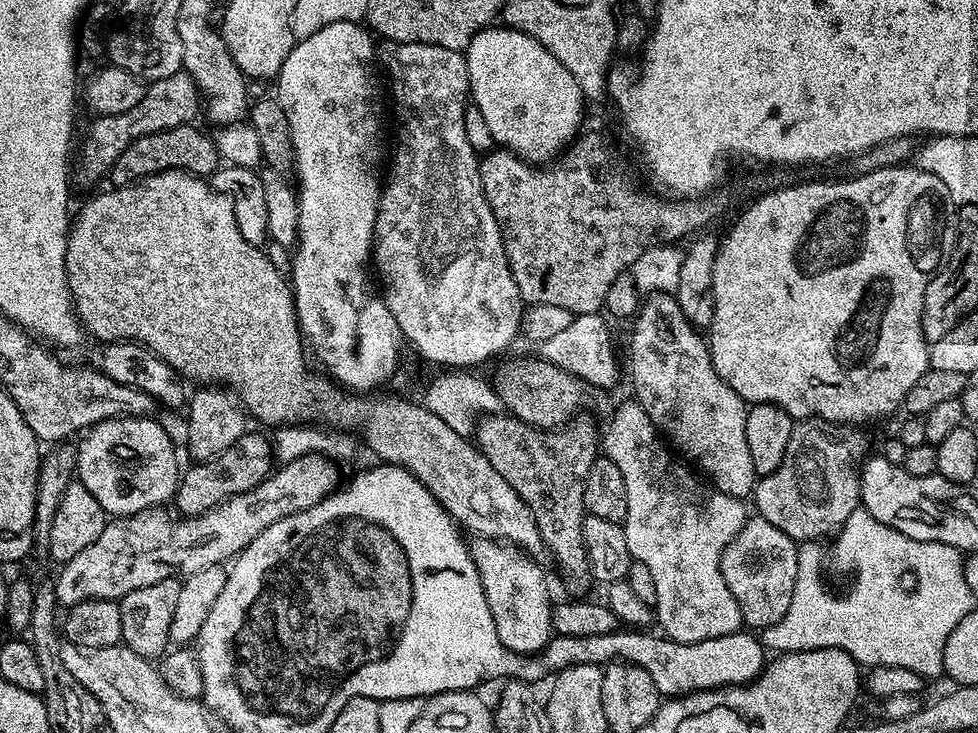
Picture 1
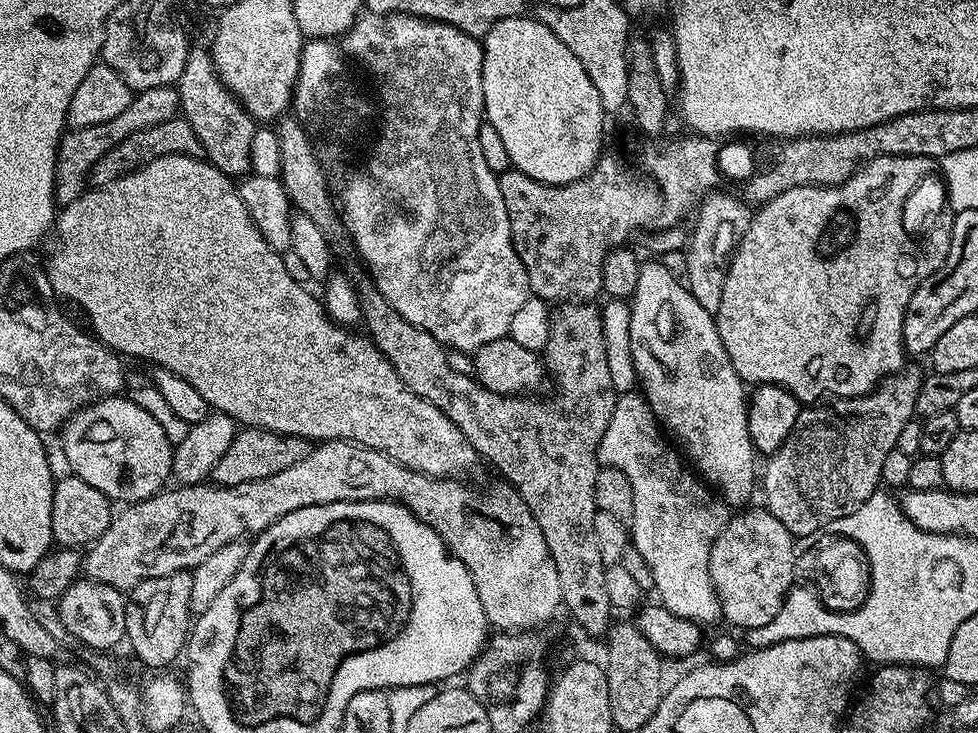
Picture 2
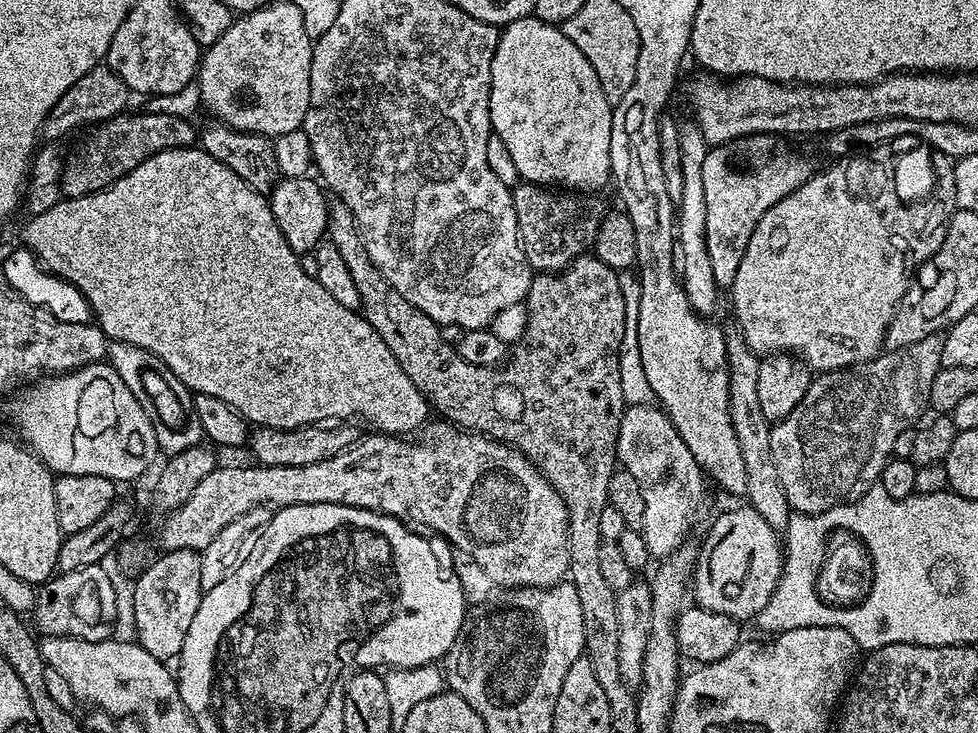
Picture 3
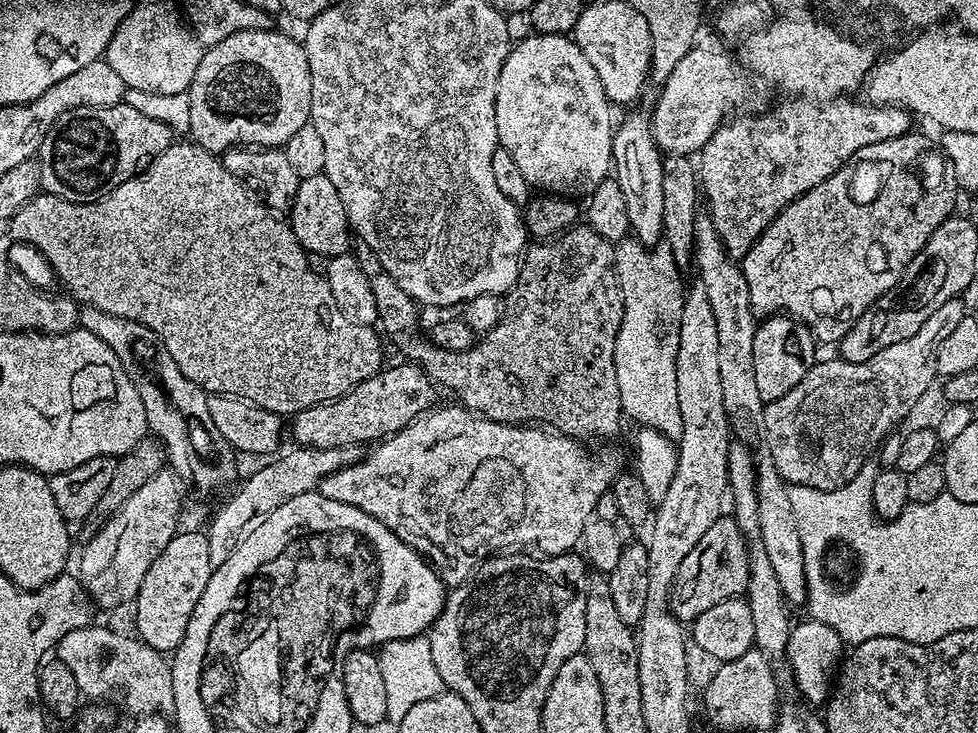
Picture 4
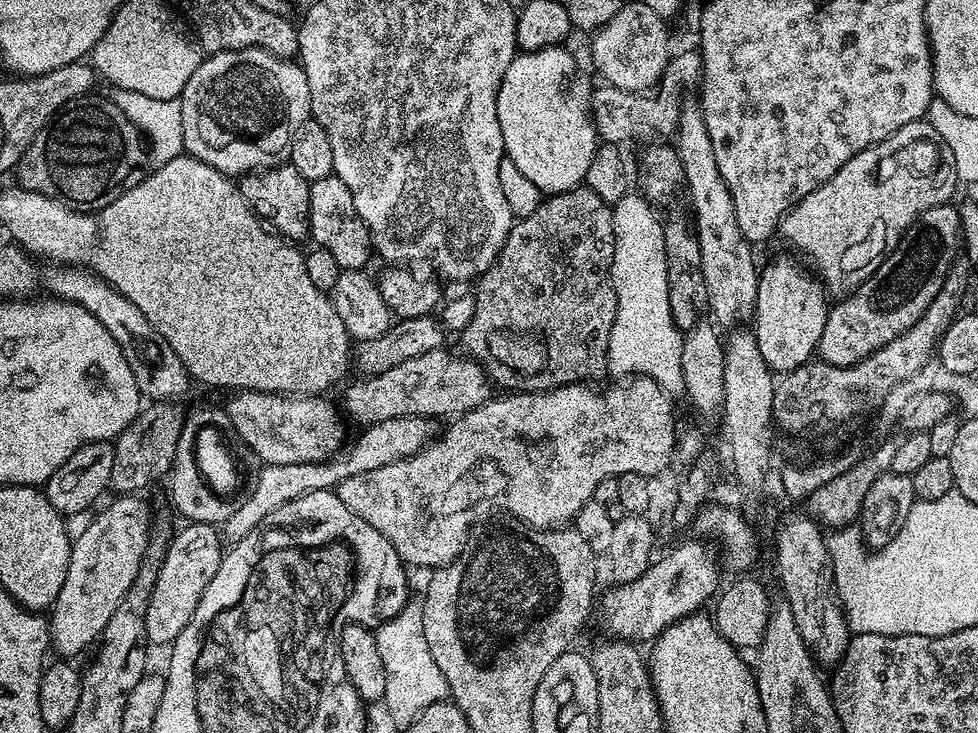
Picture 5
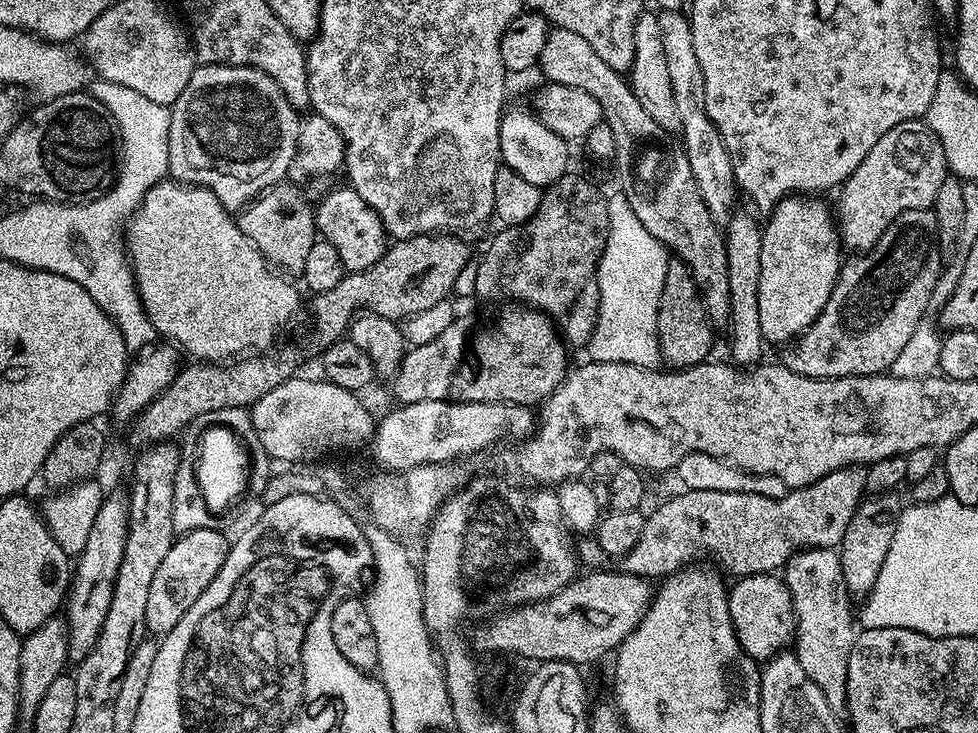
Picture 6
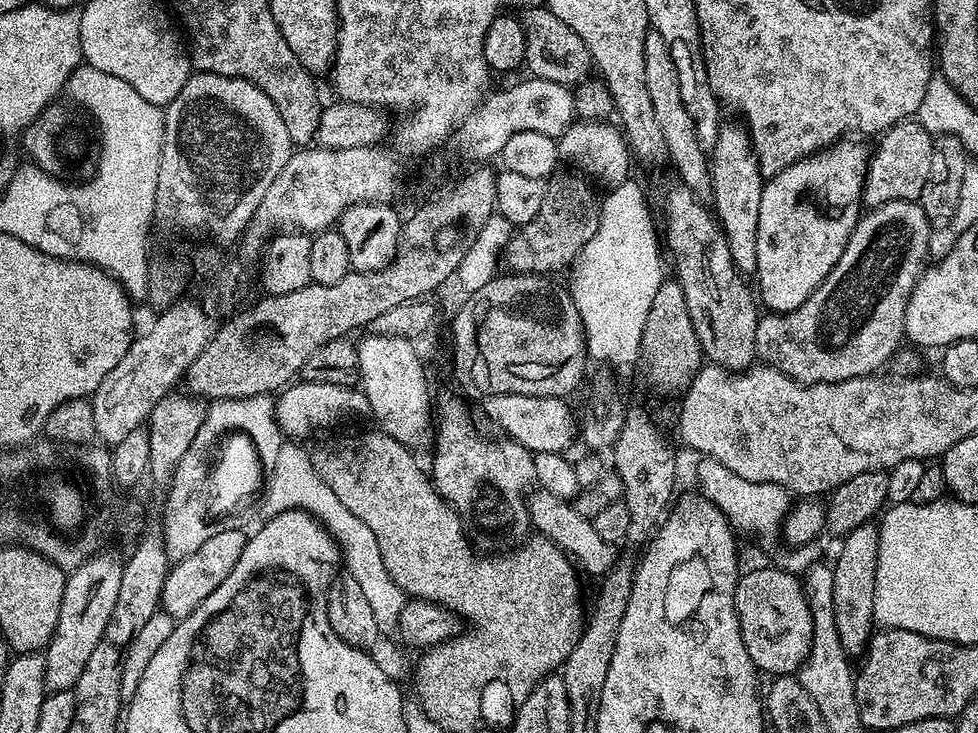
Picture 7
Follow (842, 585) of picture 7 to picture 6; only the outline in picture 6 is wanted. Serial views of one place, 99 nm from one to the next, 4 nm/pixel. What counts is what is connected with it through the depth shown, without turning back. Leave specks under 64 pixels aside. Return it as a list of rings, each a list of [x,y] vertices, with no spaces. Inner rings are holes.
[[[895,491],[877,492],[862,499],[854,518],[850,518],[850,526],[846,526],[838,553],[845,586],[853,597],[867,597],[874,582],[878,582],[878,574],[882,574],[882,562],[886,562],[886,554],[890,554],[890,542],[894,542],[894,530],[902,511],[902,503],[896,495]]]

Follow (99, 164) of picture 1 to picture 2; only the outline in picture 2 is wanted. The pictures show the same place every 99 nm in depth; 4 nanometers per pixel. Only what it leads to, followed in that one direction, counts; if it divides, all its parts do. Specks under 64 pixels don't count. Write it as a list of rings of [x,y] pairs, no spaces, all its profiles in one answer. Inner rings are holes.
[[[173,85],[158,86],[150,90],[142,90],[133,95],[130,106],[122,110],[122,114],[117,114],[115,118],[110,118],[110,122],[98,122],[98,126],[86,126],[85,128],[69,127],[64,135],[60,138],[60,149],[56,152],[56,203],[63,206],[74,202],[89,187],[90,177],[98,158],[106,154],[106,150],[114,150],[118,142],[130,138],[130,134],[136,134],[146,130],[150,126],[158,126],[158,122],[177,119],[180,112],[180,93]]]

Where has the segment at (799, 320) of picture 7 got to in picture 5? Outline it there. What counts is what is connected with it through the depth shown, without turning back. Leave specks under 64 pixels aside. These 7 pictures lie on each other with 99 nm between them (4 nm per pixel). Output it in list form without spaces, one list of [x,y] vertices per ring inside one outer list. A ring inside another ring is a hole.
[[[951,203],[926,210],[904,231],[896,249],[870,278],[861,280],[841,304],[831,305],[822,330],[818,356],[825,364],[850,366],[865,360],[904,331],[910,330],[942,288],[958,249],[960,213]]]

